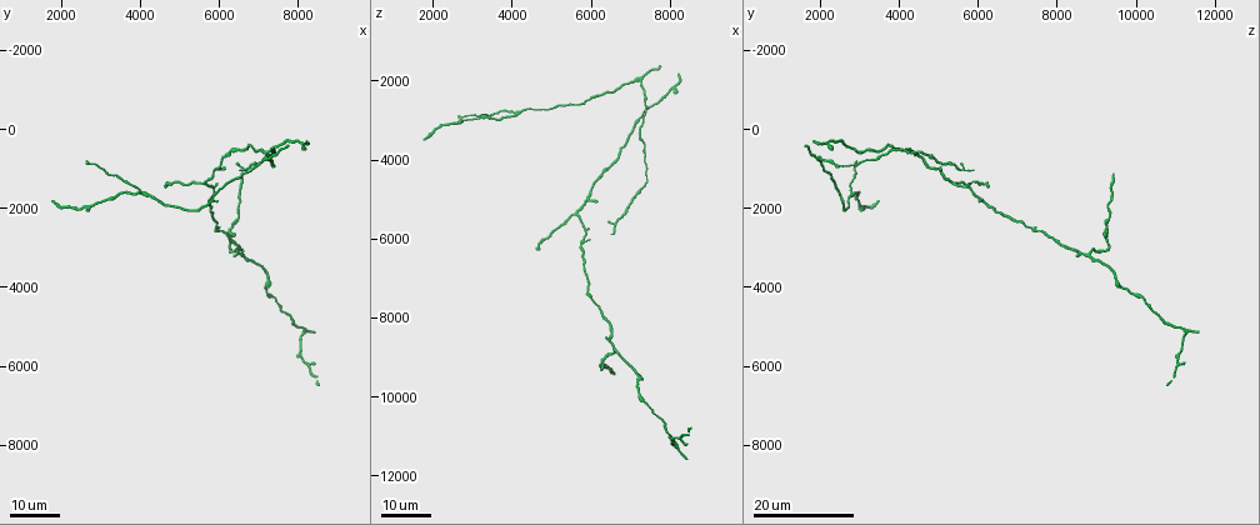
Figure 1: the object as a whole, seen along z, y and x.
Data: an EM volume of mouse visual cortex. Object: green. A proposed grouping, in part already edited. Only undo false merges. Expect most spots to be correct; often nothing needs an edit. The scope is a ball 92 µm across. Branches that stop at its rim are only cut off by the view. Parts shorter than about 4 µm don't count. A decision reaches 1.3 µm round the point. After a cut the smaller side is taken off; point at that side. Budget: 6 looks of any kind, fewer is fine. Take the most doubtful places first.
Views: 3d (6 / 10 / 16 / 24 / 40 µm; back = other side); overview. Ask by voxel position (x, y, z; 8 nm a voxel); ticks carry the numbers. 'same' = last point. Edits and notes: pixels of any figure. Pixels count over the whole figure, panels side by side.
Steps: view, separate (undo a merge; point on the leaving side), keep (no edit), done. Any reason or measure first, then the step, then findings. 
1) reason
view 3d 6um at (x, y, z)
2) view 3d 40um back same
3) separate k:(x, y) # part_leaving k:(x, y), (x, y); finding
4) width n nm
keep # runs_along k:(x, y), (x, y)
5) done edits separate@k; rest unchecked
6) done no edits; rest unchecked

branch point
view 3d 16um at (7050, 550, 3050)

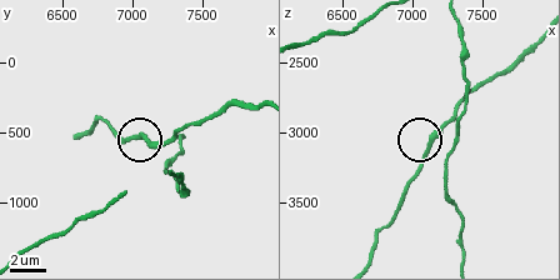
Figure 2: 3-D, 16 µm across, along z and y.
view 3d 10um at (7140, 580, 3060)

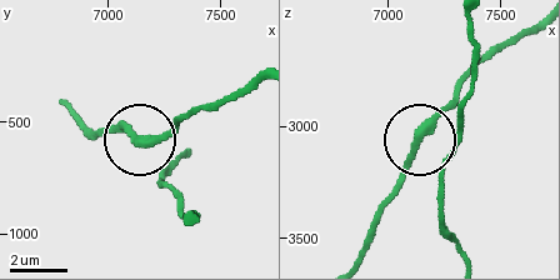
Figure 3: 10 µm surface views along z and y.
side_arm 15 um
keep # runs_along 3:(69, 109), (90, 130), (138, 138), (161, 138), (180, 125); one neuron here

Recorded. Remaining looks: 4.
small branch off a trunk
view 3d 24um at (5700, 1350, 5450)

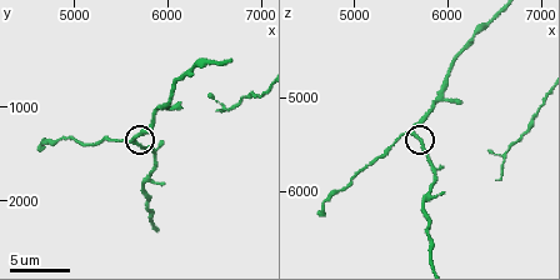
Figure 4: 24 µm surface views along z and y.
view 3d 10um at (5650, 1350, 5350)

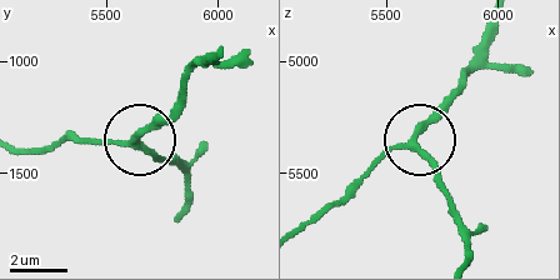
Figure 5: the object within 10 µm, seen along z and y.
keep # runs_along 5:(481, 36), (479, 63), (421, 135), (381, 156), (355, 183); continuous, no second neuron

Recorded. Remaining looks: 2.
two arms in line, one across
view 3d 16um at (5950, 950, 4950)

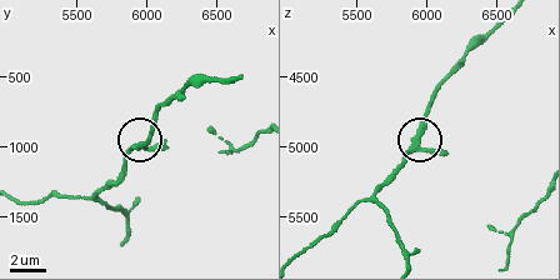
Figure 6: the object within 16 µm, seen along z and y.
zoom in
view 3d 6um same

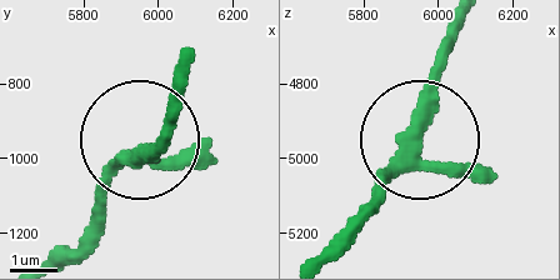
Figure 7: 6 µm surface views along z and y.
keep # one neuron here

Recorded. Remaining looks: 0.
done no edits; rest unchecked

